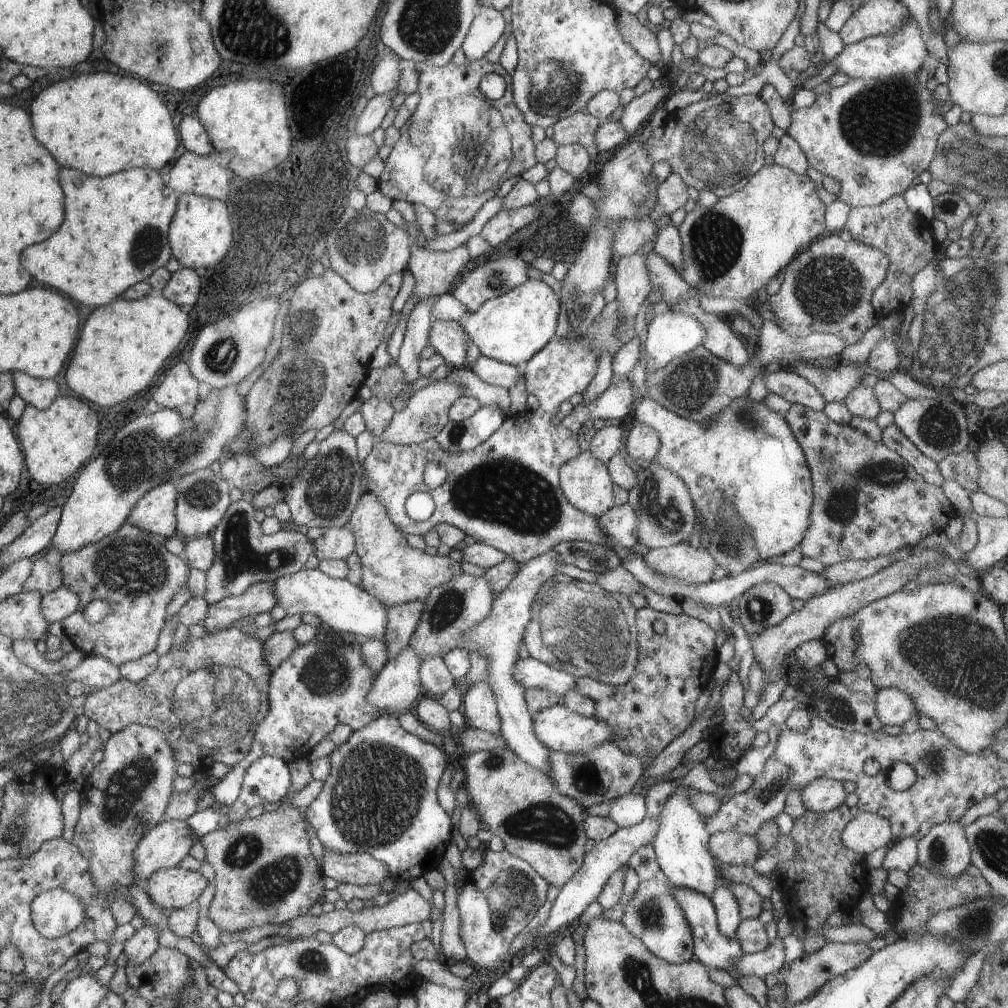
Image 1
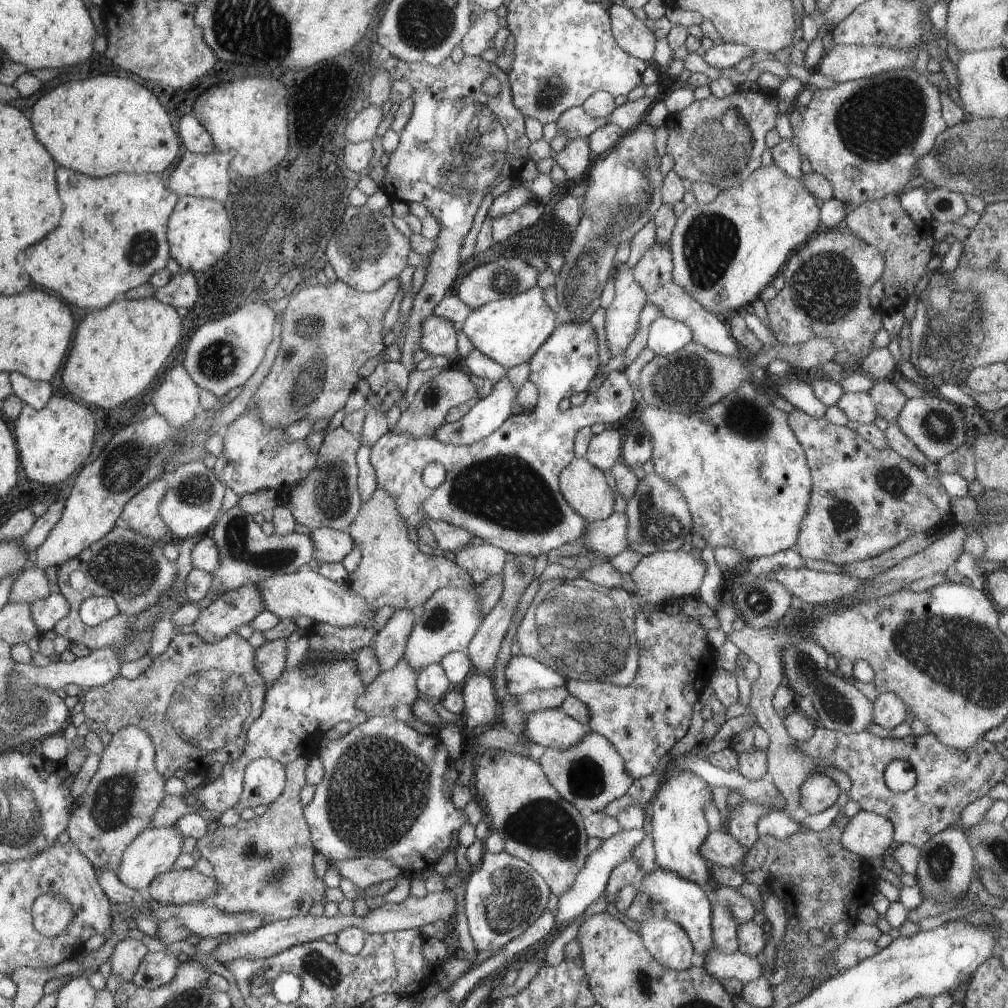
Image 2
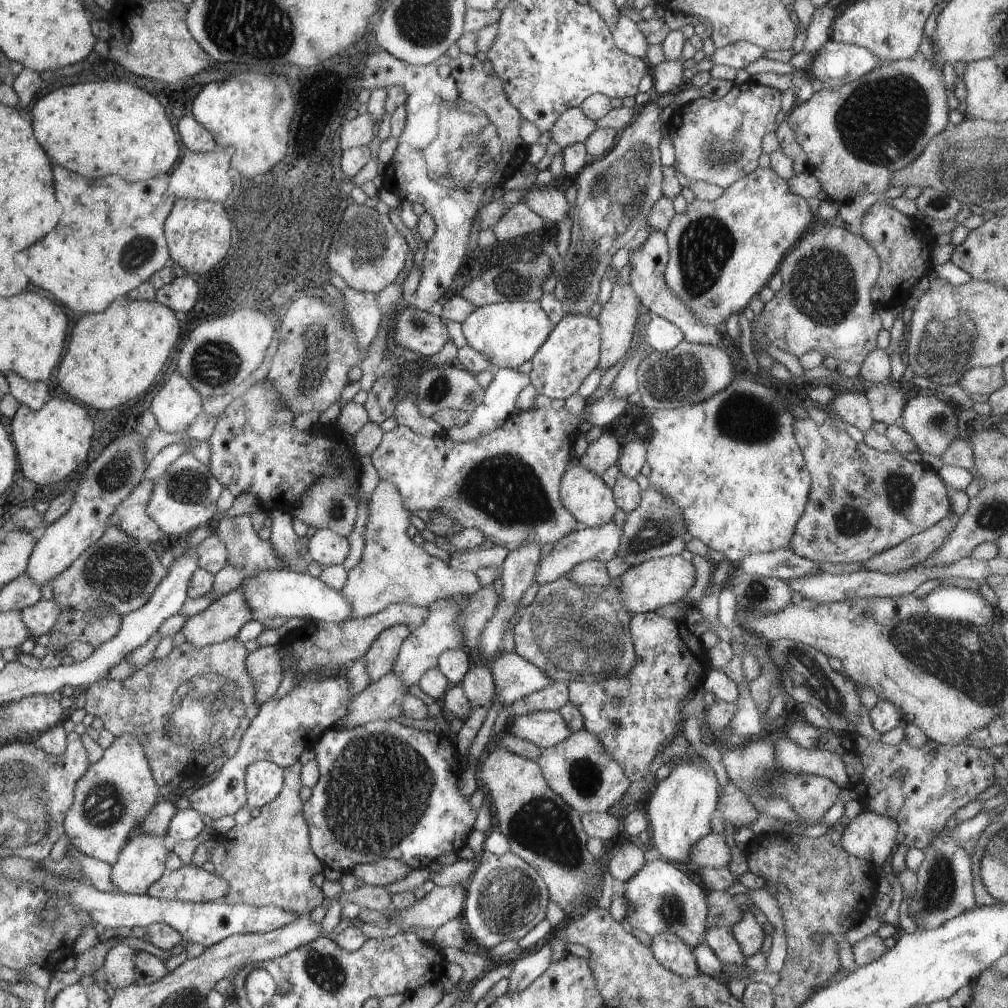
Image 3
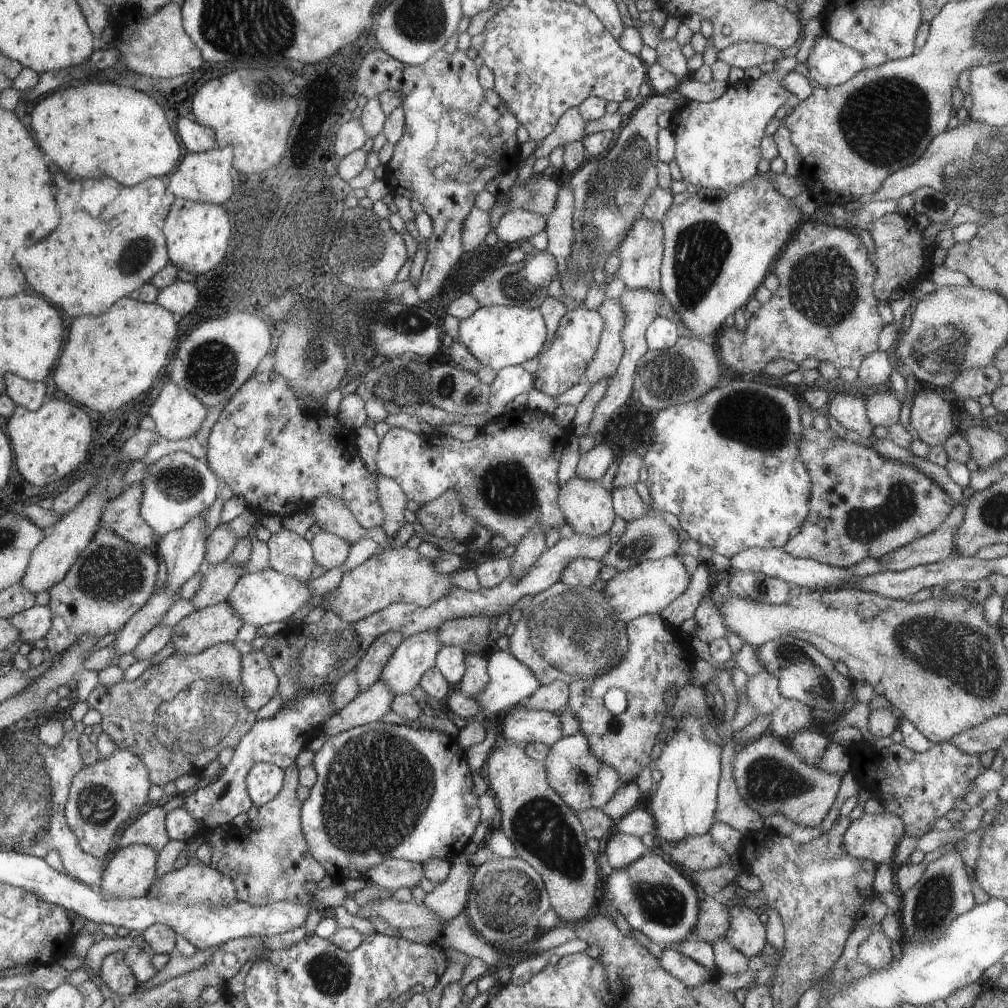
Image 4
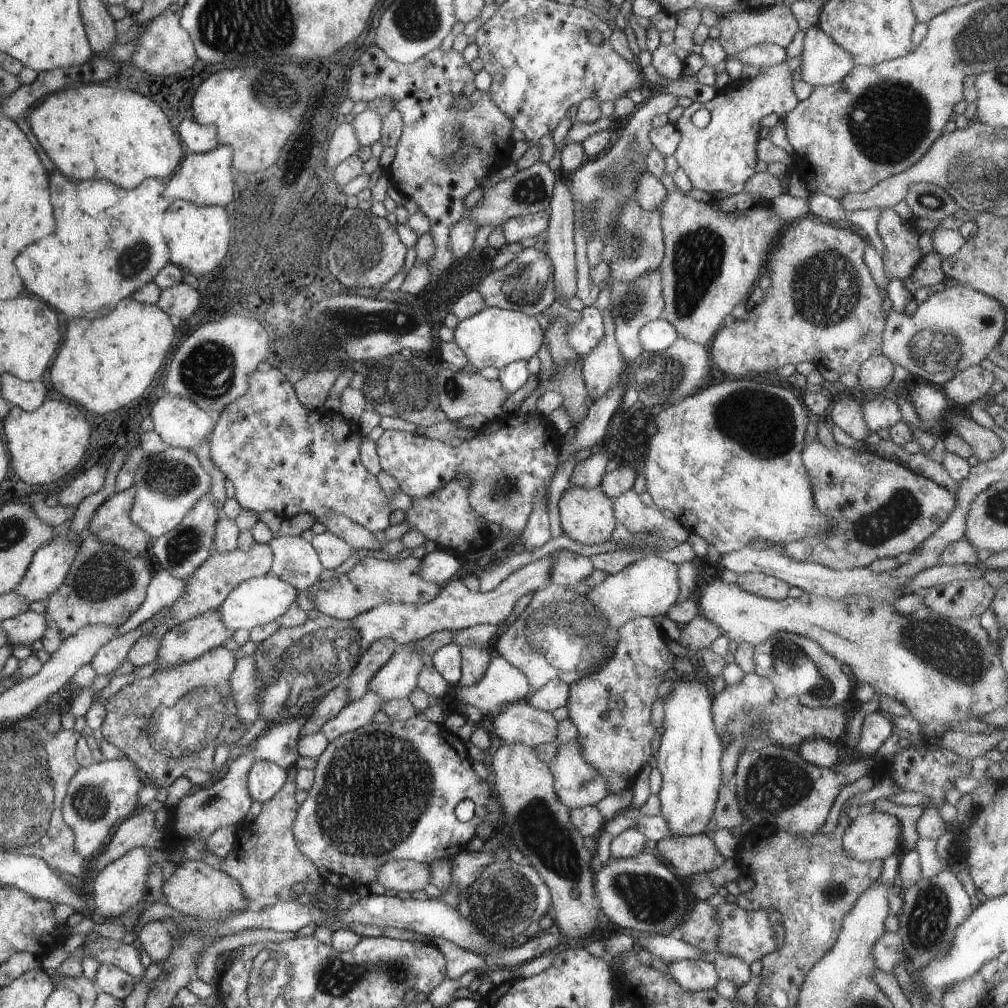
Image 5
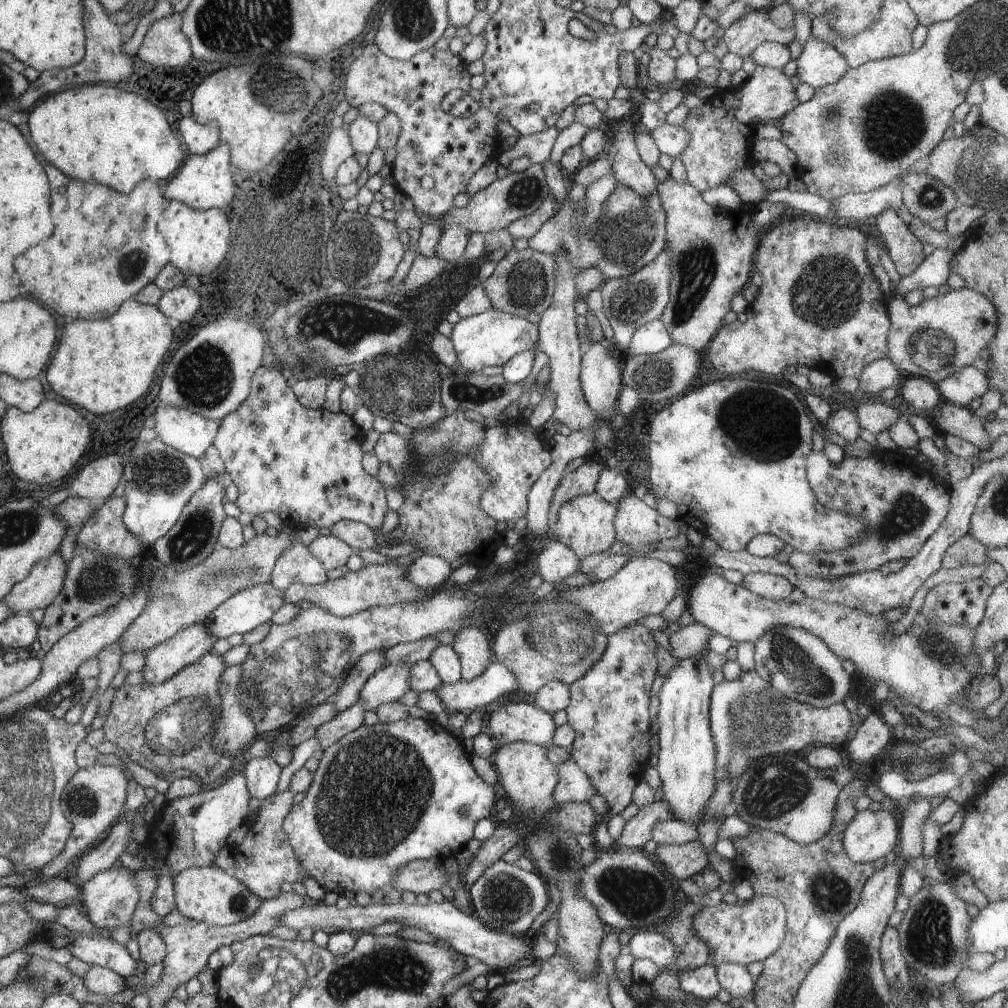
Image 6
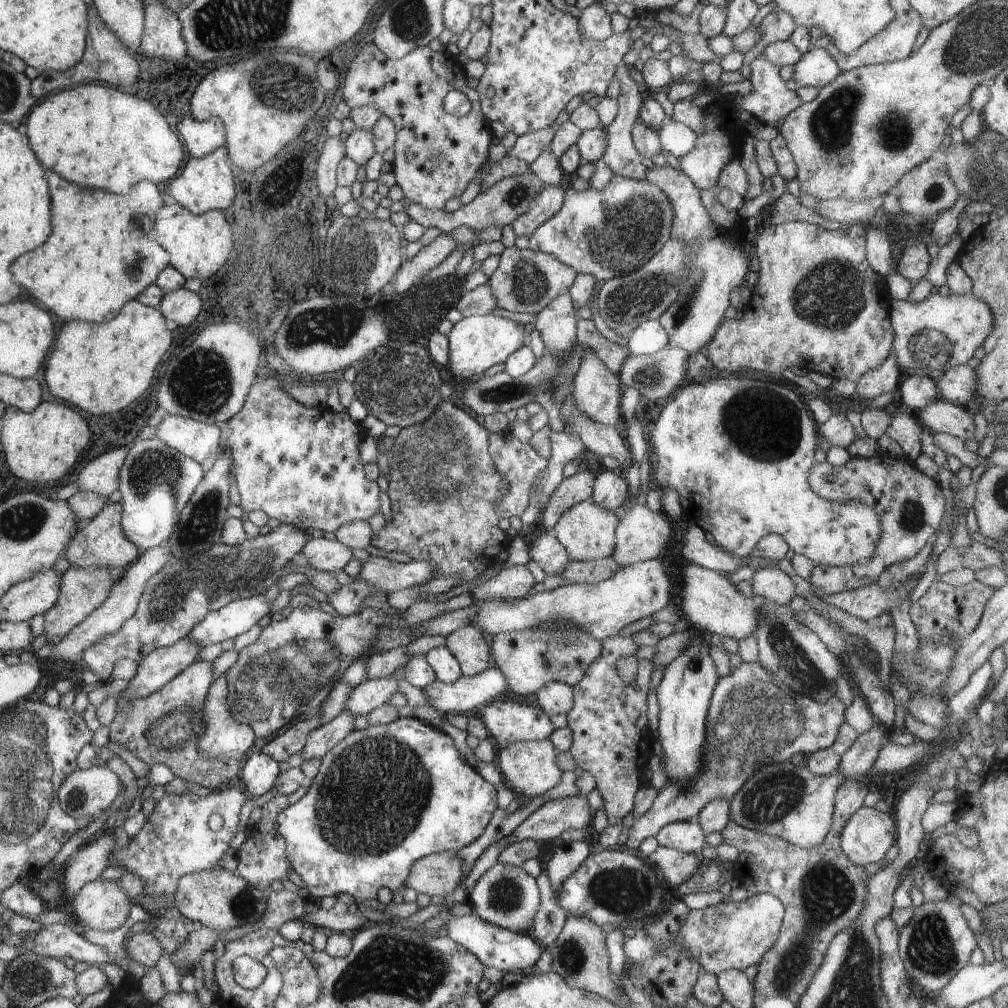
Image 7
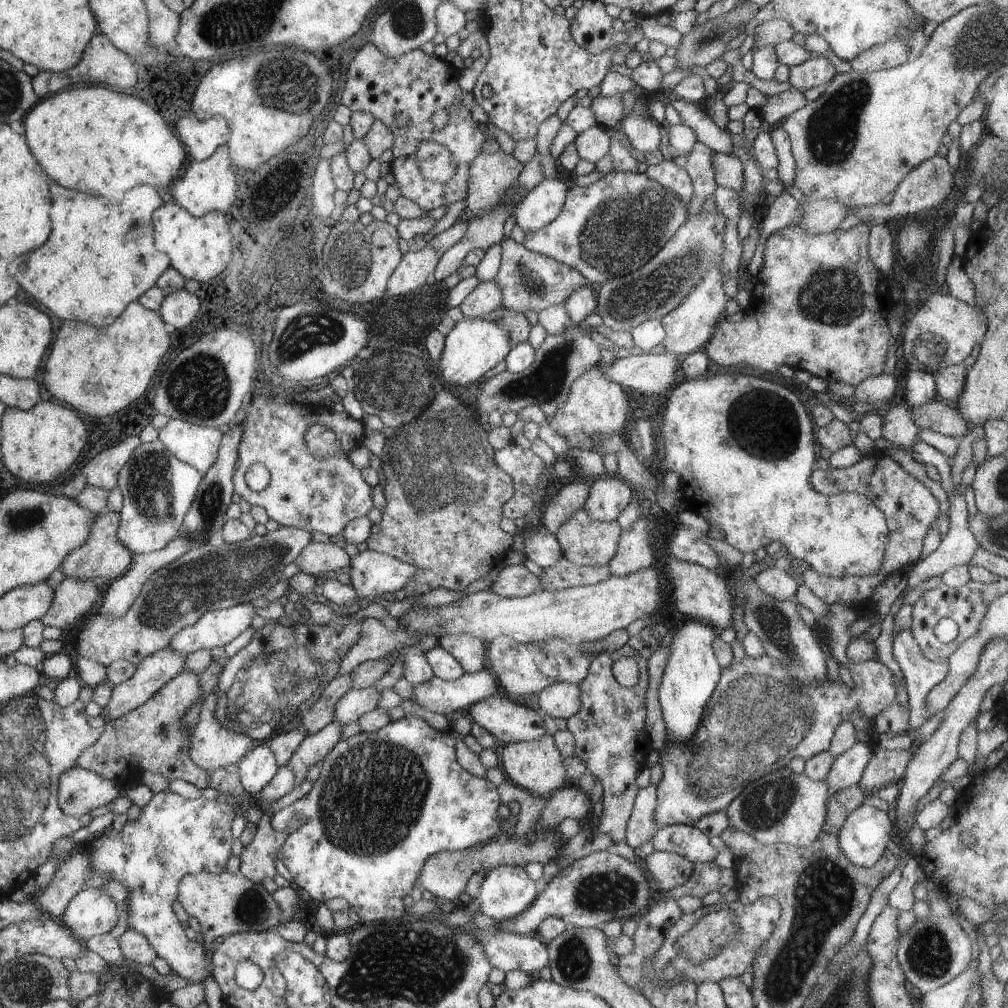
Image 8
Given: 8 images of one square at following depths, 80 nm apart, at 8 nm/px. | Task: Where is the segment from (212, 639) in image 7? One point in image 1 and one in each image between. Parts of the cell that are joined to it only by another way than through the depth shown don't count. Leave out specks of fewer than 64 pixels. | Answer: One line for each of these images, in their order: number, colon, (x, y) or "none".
1: (342, 606)
2: (303, 593)
3: (282, 593)
4: (259, 598)
5: (257, 601)
6: (249, 608)

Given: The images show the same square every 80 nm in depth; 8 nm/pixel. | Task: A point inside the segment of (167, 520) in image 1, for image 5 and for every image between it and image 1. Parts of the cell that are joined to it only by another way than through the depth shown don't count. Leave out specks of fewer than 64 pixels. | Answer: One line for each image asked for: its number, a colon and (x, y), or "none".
2: (142, 514)
3: (132, 516)
4: (122, 516)
5: (112, 523)

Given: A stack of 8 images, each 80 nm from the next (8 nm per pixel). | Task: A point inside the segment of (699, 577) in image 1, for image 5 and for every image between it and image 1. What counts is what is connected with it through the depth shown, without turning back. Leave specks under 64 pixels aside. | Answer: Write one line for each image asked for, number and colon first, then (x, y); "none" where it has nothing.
2: (662, 577)
3: (652, 584)
4: (645, 589)
5: (648, 587)

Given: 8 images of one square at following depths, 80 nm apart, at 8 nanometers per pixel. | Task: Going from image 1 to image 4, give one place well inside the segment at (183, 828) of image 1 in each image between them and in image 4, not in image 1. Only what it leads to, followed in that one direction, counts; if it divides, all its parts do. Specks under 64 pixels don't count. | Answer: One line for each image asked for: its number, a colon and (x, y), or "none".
2: (155, 851)
3: (142, 862)
4: (130, 873)

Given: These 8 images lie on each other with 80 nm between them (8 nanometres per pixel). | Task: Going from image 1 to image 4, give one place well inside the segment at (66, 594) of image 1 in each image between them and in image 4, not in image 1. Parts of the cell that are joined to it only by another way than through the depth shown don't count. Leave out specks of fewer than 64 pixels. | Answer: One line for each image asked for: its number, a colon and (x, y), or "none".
2: (47, 613)
3: (40, 618)
4: (34, 623)

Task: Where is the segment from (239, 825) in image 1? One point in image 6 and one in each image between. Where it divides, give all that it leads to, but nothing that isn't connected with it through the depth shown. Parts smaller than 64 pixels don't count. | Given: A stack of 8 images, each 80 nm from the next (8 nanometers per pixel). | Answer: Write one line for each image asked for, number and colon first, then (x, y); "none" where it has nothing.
2: (264, 866)
3: (268, 862)
4: (268, 858)
5: (267, 861)
6: (265, 859)

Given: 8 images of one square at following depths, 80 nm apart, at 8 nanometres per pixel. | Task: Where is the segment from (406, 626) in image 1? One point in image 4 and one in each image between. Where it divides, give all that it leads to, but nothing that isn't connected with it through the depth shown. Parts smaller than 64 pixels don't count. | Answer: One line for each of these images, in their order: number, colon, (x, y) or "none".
2: (389, 646)
3: (382, 655)
4: (368, 670)

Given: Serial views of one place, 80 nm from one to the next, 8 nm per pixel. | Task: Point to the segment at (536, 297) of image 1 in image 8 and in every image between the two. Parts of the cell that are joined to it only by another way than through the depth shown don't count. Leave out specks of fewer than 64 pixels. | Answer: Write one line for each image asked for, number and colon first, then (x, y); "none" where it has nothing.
2: (510, 331)
3: (508, 334)
4: (498, 336)
5: (496, 337)
6: (491, 338)
7: (477, 342)
8: (474, 345)

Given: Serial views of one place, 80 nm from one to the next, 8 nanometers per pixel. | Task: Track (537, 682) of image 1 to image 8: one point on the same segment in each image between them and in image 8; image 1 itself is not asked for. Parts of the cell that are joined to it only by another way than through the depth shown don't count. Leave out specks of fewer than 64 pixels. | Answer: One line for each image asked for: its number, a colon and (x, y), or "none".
2: (523, 674)
3: (514, 677)
4: (511, 682)
5: (503, 683)
6: (464, 696)
7: (465, 696)
8: (444, 697)

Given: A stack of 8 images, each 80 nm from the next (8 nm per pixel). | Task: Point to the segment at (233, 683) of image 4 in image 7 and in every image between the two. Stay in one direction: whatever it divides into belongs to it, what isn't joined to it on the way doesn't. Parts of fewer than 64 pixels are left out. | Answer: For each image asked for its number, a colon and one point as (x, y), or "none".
5: (172, 721)
6: (169, 726)
7: (164, 728)

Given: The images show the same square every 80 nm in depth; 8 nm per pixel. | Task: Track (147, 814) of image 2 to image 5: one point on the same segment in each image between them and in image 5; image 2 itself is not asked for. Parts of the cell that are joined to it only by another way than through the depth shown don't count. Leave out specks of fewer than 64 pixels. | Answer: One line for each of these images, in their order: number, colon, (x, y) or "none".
3: (115, 795)
4: (105, 796)
5: (101, 795)

